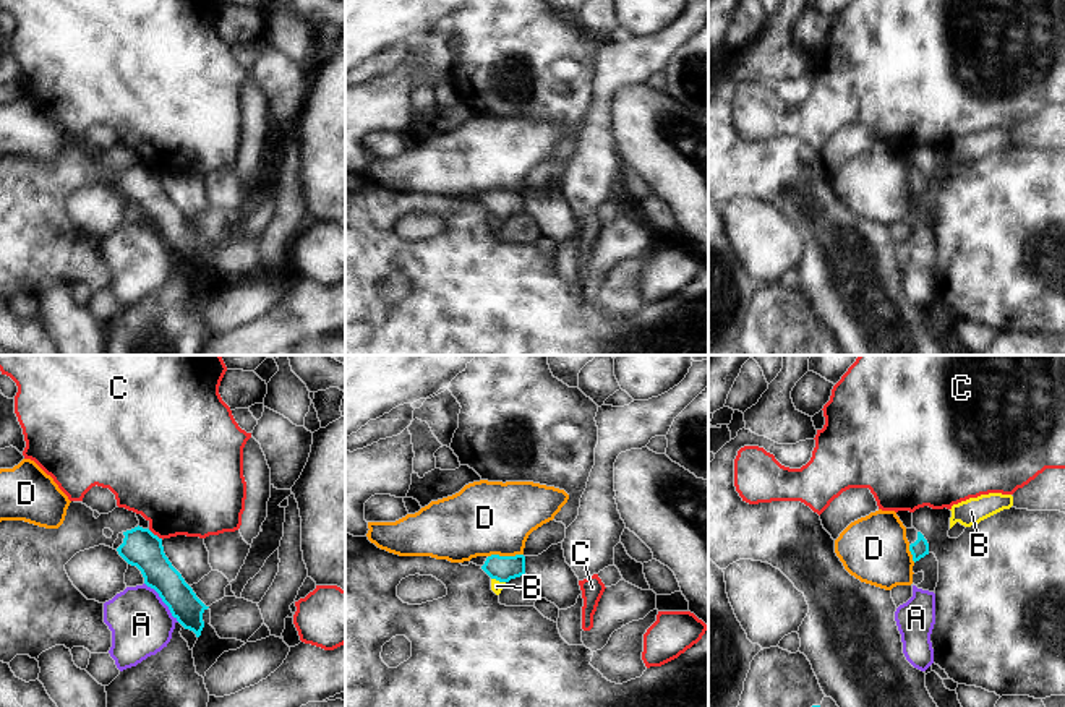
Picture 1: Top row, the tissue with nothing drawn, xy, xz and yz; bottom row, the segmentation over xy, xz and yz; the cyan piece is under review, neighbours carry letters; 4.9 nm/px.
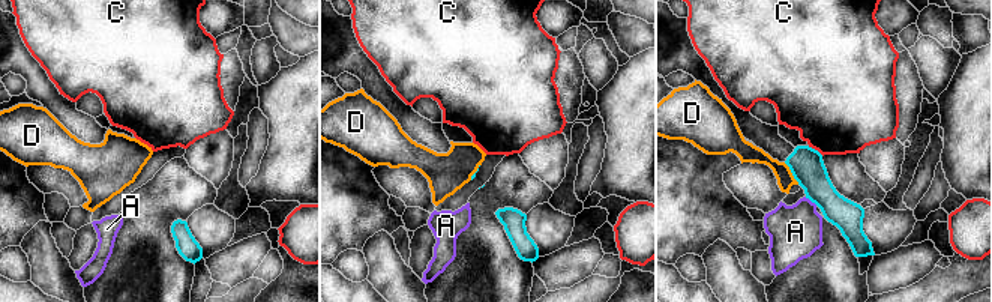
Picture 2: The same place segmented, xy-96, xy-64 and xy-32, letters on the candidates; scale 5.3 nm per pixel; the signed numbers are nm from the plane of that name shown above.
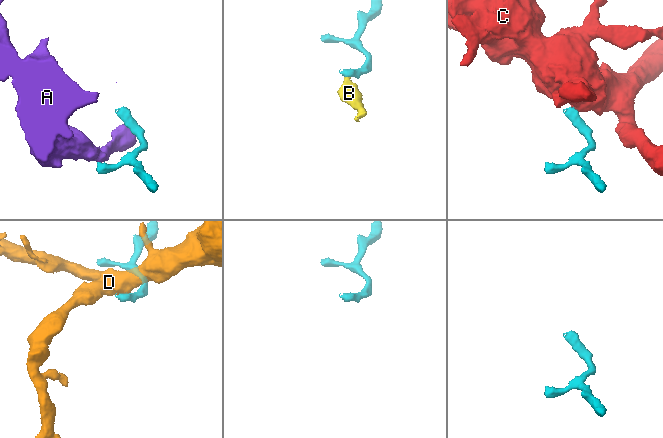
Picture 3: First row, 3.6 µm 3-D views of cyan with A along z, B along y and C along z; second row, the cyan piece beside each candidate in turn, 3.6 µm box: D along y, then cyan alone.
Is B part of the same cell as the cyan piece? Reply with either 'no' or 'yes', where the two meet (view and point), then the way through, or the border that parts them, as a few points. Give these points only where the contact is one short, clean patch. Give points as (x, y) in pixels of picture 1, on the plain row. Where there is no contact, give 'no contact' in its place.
no | xz (498, 216) | along xz (491, 214), (504, 219)

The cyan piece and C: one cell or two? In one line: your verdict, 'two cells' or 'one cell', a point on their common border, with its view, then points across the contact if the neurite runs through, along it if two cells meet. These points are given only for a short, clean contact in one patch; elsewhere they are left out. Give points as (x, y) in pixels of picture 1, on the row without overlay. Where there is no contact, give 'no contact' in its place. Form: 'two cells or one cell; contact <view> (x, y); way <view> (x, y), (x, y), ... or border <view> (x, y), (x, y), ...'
two cells; contact xy (156, 172); border xy (148, 166), (162, 175)

